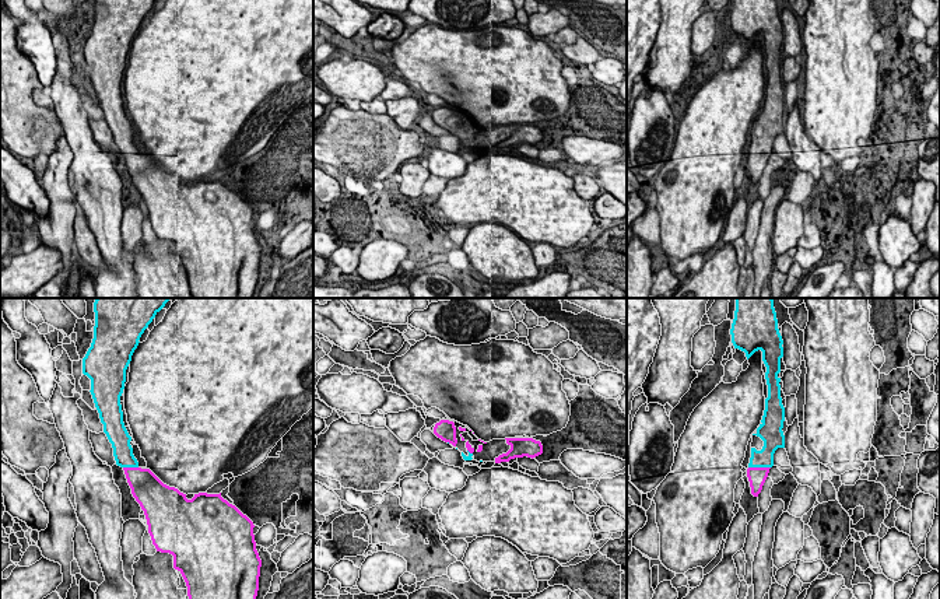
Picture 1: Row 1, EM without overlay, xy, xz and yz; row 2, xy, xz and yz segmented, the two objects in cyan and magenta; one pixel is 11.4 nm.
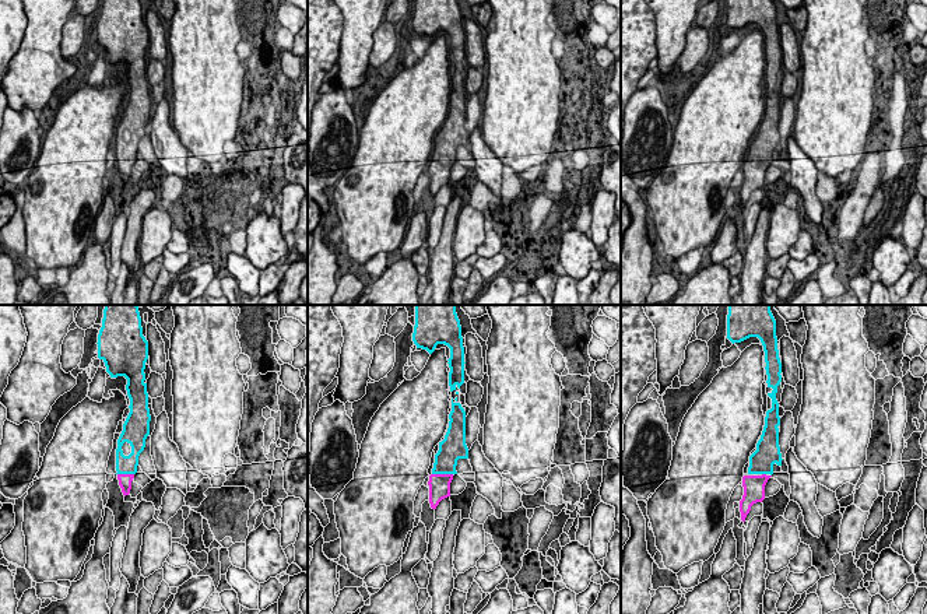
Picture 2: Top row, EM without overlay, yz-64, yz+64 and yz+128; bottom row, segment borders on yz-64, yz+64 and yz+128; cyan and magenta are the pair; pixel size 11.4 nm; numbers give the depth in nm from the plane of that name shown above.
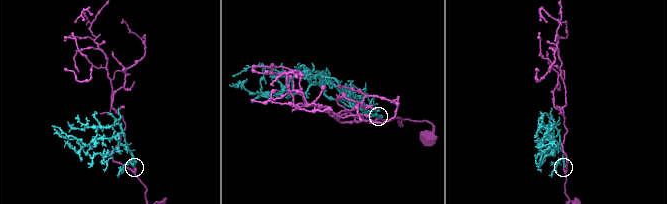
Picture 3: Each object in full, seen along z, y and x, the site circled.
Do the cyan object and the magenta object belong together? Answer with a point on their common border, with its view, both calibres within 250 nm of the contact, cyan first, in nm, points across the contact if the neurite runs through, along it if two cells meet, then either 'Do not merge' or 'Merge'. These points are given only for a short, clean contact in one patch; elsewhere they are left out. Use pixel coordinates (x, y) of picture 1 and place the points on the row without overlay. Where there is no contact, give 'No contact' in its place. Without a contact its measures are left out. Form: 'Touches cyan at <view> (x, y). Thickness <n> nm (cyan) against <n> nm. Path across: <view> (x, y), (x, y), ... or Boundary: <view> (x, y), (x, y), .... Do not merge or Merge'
Touches cyan at yz (760, 153). Thickness 220 nm (cyan) against 220 nm. Merge

